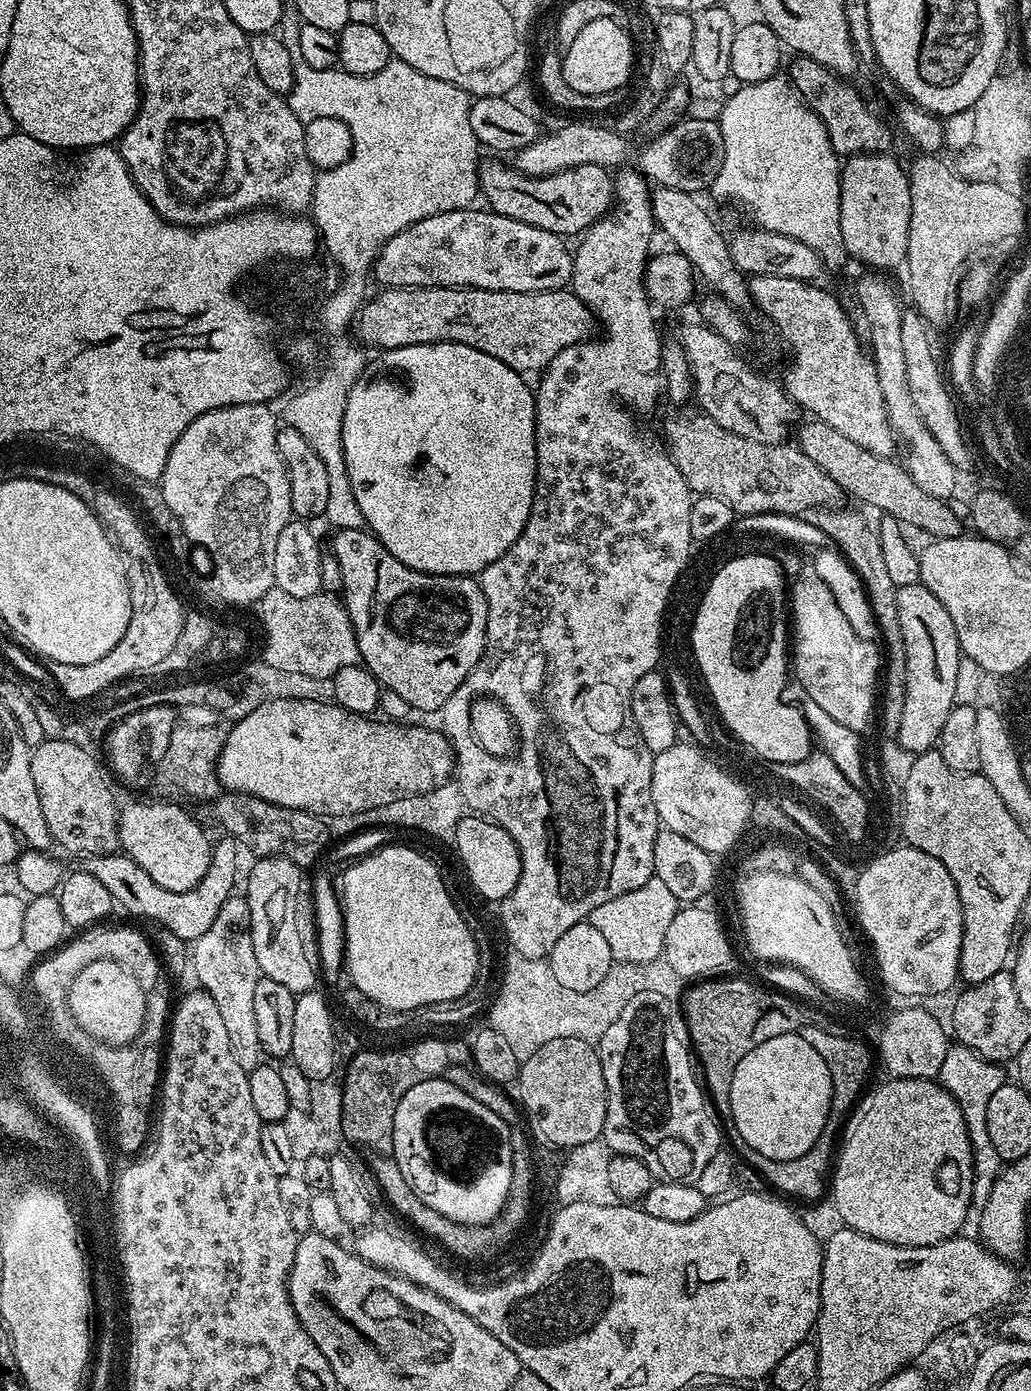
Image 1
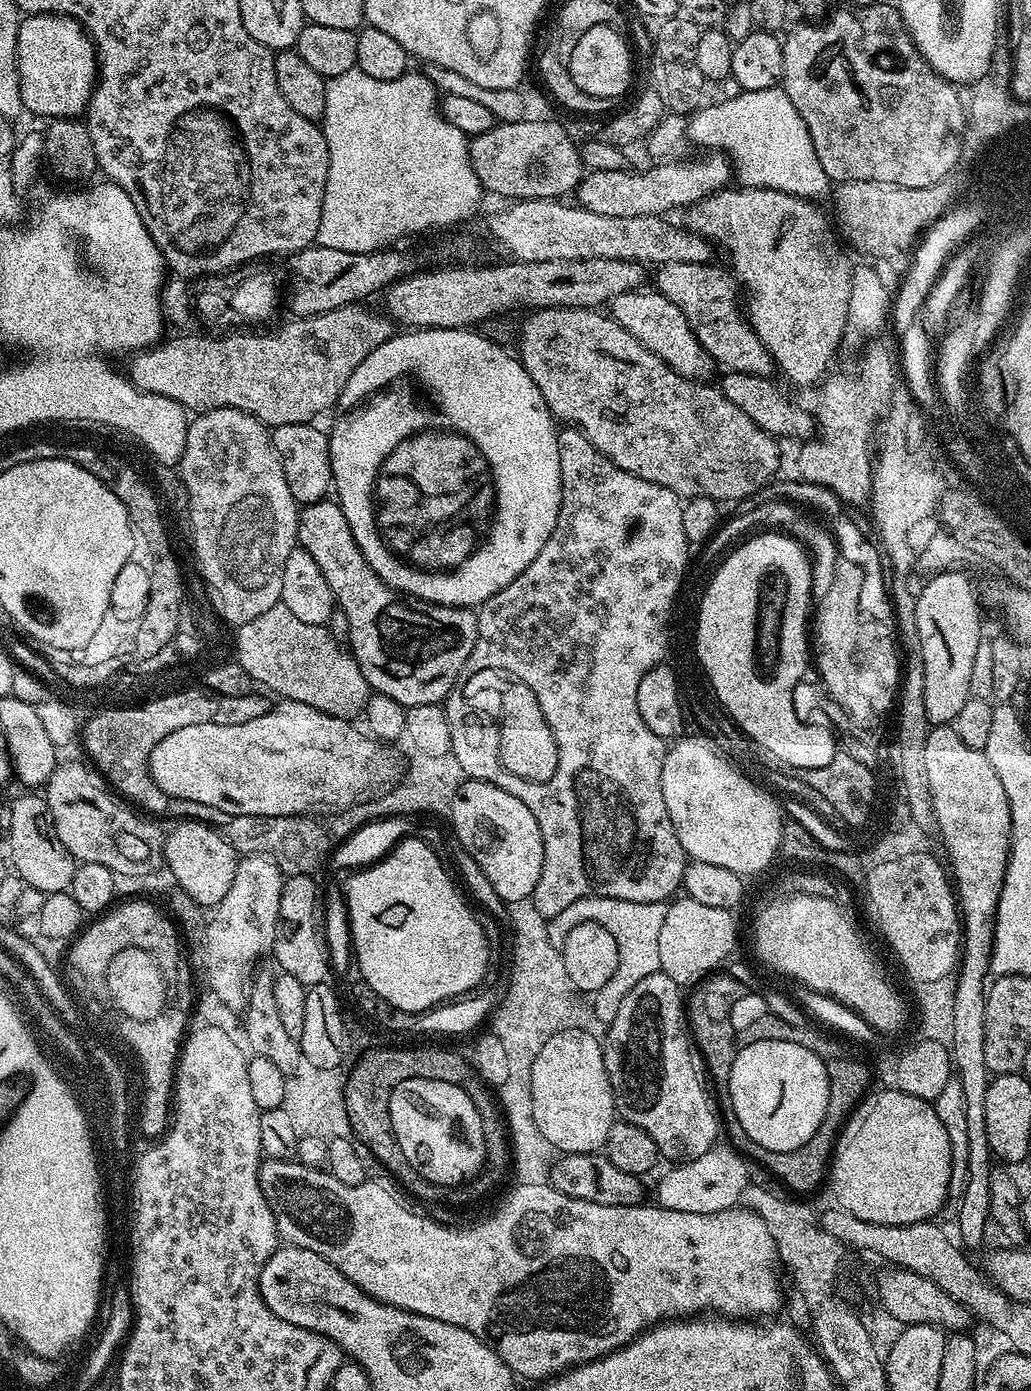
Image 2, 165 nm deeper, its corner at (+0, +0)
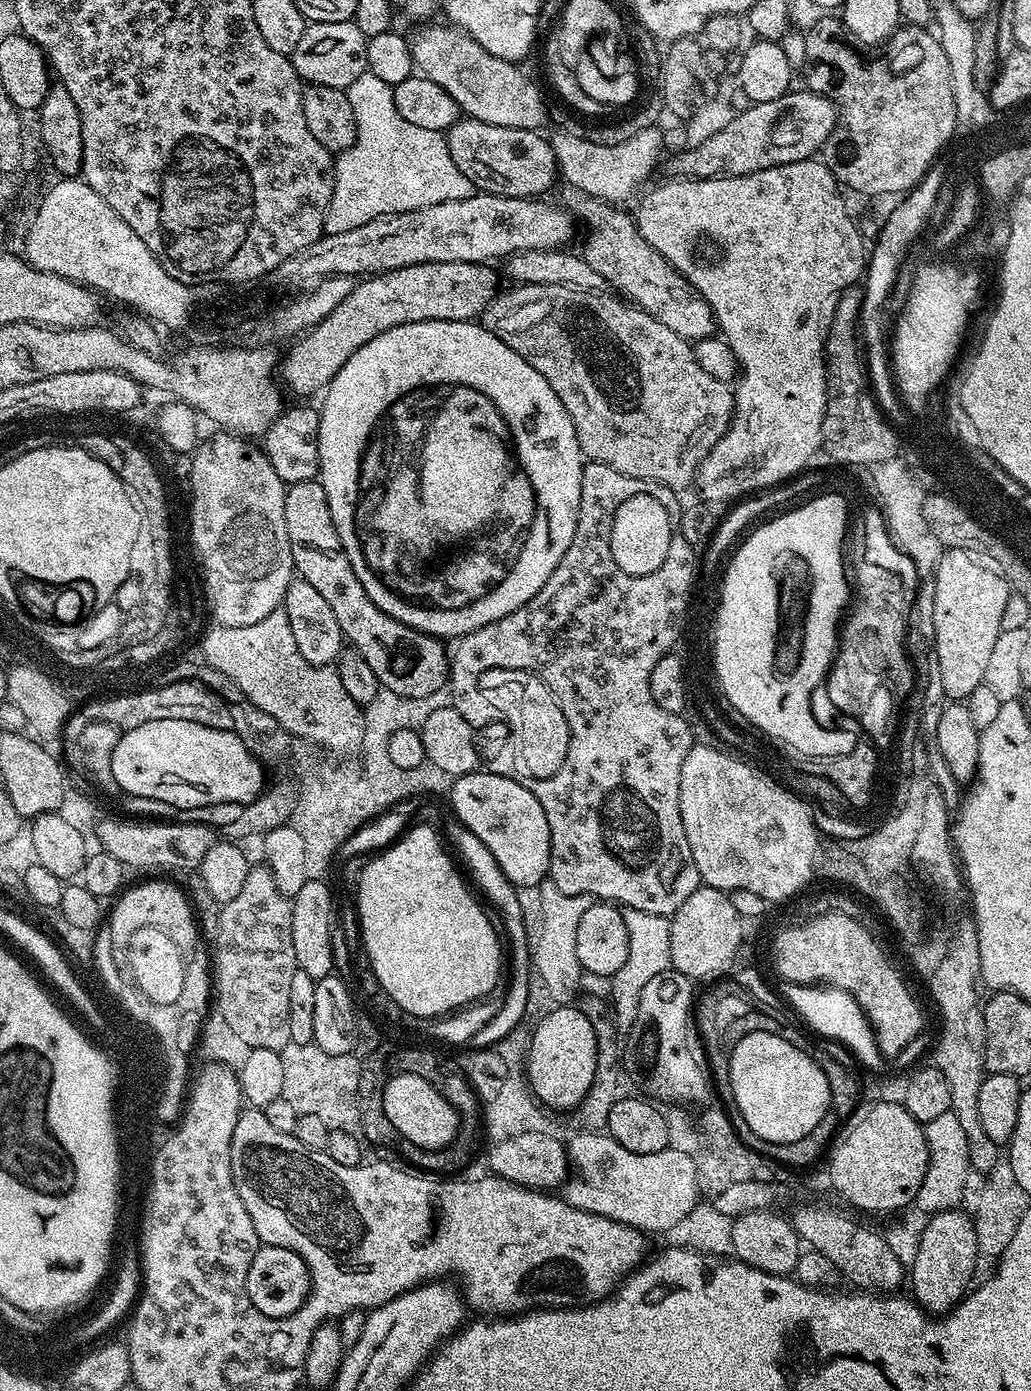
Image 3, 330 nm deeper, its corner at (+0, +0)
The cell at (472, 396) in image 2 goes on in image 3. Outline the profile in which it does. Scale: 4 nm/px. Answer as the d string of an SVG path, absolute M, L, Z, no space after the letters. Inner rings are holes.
M427 320L427 321L426 321L426 322L410 322L410 323L409 323L409 324L407 324L407 325L406 325L406 326L394 326L394 327L393 327L393 328L391 328L391 329L390 329L390 330L386 330L386 331L385 331L385 332L383 332L383 333L382 333L382 334L378 334L378 335L377 335L377 336L375 336L375 337L374 337L374 338L370 338L370 342L366 342L366 346L362 346L362 347L361 347L361 348L359 348L359 349L358 349L358 350L354 350L354 354L350 354L350 358L349 358L349 359L348 359L348 361L347 361L347 362L346 362L346 366L342 366L342 370L338 370L338 374L337 374L337 375L336 375L336 376L335 376L335 377L334 377L334 378L333 378L333 379L332 379L332 381L331 381L331 382L329 382L329 383L328 383L328 387L327 387L327 389L326 389L326 391L325 391L325 392L324 392L324 393L323 393L323 396L322 396L322 399L324 399L324 405L322 405L322 406L321 406L321 405L319 405L319 408L318 408L318 411L319 411L319 413L320 413L320 425L319 425L319 426L318 426L318 454L319 454L319 455L320 455L320 474L319 474L319 477L318 477L318 479L319 479L319 481L320 481L320 485L321 485L321 486L322 486L322 490L326 490L326 502L327 502L327 503L328 503L328 504L329 504L329 505L330 505L330 518L334 518L334 530L338 530L338 538L339 538L339 539L340 539L340 541L341 541L341 542L342 542L342 546L343 546L343 547L344 547L344 553L345 553L345 554L346 554L346 558L350 558L350 566L351 566L351 567L352 567L352 569L353 569L353 570L354 570L354 574L358 574L358 582L362 582L362 587L363 587L363 588L364 588L364 589L365 589L365 590L366 590L366 594L370 594L370 602L374 602L374 606L378 606L378 610L382 610L382 611L383 611L383 612L385 612L385 613L386 613L386 614L390 614L390 618L394 618L394 619L395 619L395 620L397 620L397 621L398 621L398 622L402 622L402 623L403 623L403 624L405 624L405 625L406 625L406 626L410 626L410 627L411 627L411 628L413 628L413 629L414 629L414 630L418 630L418 631L419 631L419 632L425 632L425 633L426 633L426 634L430 634L430 635L431 635L431 636L439 636L439 637L441 637L441 638L449 638L449 637L448 637L448 636L452 636L452 637L451 637L451 638L459 638L459 637L461 637L461 636L465 636L465 635L466 635L466 634L470 634L470 633L471 633L471 632L473 632L473 631L474 631L474 630L478 630L478 629L479 629L479 628L481 628L481 627L482 627L482 626L490 626L490 622L498 622L498 618L506 618L506 614L514 614L514 610L518 610L518 606L522 606L522 605L523 605L523 604L525 604L525 603L526 603L526 602L530 602L530 598L534 598L534 594L538 594L538 590L542 590L542 586L546 586L546 578L550 578L550 574L554 574L554 566L558 566L558 562L562 562L562 554L566 554L566 550L570 550L570 542L574 542L574 530L575 530L575 529L576 529L576 527L577 527L577 526L578 526L578 510L579 510L579 509L580 509L580 503L581 503L581 502L582 502L582 470L583 470L583 469L584 469L584 466L585 466L585 463L586 463L586 457L585 457L585 455L584 455L584 453L583 453L583 452L581 452L581 450L580 450L580 447L579 447L579 446L578 446L578 434L577 434L577 433L576 433L576 431L575 431L575 430L574 430L574 422L570 422L570 414L566 414L566 406L562 406L562 402L561 402L561 401L560 401L560 399L559 399L559 398L558 398L558 394L554 394L554 390L550 390L550 382L546 382L546 378L542 378L542 374L538 374L538 370L534 370L534 366L530 366L530 362L526 362L526 358L522 358L522 357L521 357L521 356L520 356L520 355L518 355L518 354L517 354L517 352L515 352L515 351L514 351L514 350L510 350L510 346L506 346L506 342L502 342L502 341L501 341L501 340L500 340L500 338L499 338L499 336L497 336L497 335L496 335L496 333L494 333L494 332L491 332L491 331L490 331L490 330L486 330L486 329L485 329L485 328L484 328L484 325L483 325L483 323L480 323L480 322L473 322L473 321L470 321L470 320L463 320L463 321L462 321L462 322L446 322L446 321L445 321L445 320ZM387 408L388 408L388 417L386 417L386 418L385 418L385 420L384 420L384 425L382 425L382 426L381 426L381 428L380 428L380 429L378 429L378 430L377 430L377 432L376 432L376 433L374 433L374 434L373 434L373 436L372 436L372 431L374 431L374 430L375 430L375 428L376 428L376 423L378 423L378 422L379 422L379 420L380 420L380 419L382 419L382 418L383 418L383 416L384 416L384 411L386 411L386 410L387 410ZM383 583L384 583L384 584L389 584L389 586L390 586L390 587L392 587L392 588L393 588L393 590L394 590L394 591L396 591L396 592L401 592L401 594L402 594L402 595L404 595L404 596L409 596L409 598L410 598L410 599L412 599L412 604L411 604L411 602L410 602L410 601L408 601L408 600L407 600L407 598L406 598L406 597L404 597L404 596L399 596L399 594L398 594L398 593L396 593L396 592L391 592L391 590L390 590L390 589L388 589L388 588L387 588L387 586L386 586L386 585L384 585L384 584L383 584Z

